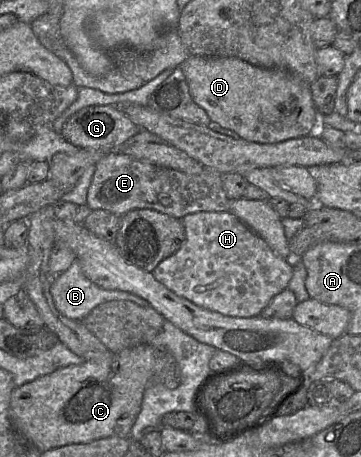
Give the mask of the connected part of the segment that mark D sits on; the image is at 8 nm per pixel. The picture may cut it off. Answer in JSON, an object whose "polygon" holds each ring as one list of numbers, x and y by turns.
{"polygon":[[188,56,180,67,186,77,193,101,206,111,212,122,236,132,244,140,274,144,307,137,310,136,311,130,319,121,310,85,286,70,262,68,234,57,201,56]]}

